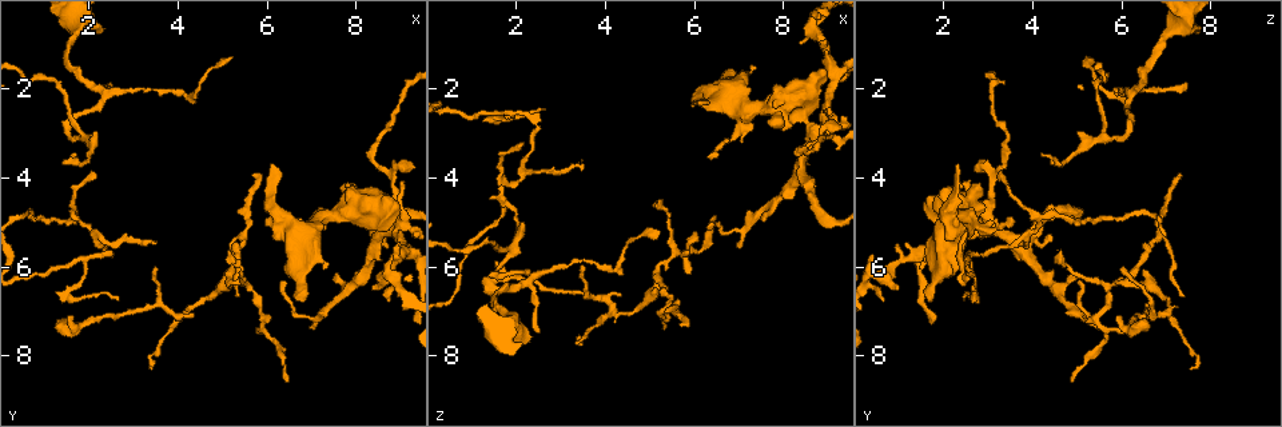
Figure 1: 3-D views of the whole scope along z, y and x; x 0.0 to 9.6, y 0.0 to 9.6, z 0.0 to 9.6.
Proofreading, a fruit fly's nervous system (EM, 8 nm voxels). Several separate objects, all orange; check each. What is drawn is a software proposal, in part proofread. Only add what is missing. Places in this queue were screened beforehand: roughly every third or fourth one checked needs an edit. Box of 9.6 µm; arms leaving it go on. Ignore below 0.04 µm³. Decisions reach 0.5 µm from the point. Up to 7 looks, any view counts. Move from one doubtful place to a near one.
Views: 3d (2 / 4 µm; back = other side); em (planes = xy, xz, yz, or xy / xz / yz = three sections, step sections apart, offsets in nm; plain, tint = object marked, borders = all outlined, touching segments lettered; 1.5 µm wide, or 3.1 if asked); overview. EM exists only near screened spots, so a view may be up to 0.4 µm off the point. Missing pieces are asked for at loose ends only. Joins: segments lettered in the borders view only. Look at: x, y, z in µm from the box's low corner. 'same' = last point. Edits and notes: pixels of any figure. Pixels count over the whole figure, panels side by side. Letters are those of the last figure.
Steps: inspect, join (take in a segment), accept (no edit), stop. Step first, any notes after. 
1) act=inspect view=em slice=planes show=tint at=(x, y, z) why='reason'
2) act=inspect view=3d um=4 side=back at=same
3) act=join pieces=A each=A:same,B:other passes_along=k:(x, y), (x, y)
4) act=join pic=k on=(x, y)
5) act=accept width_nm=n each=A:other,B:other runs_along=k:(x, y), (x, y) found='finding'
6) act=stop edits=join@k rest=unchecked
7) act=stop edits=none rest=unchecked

act=inspect view=3d um=2 at=(3.50, 5.50, 3.75) why='an open end'

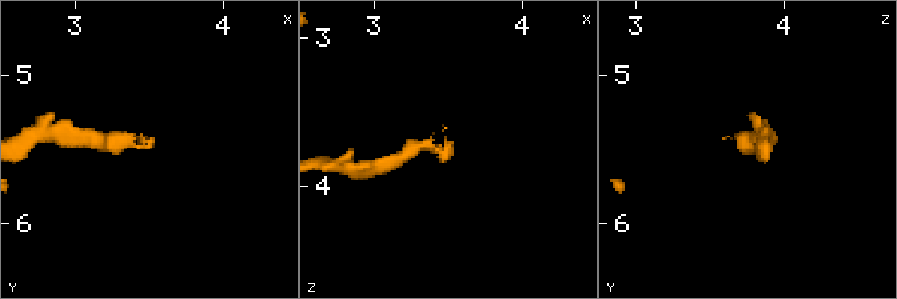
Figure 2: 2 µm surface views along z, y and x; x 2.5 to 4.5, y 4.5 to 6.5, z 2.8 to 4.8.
act=inspect view=em slice=yz step=8 show=tint at=(3.50, 5.46, 3.82) why='need the tissue'

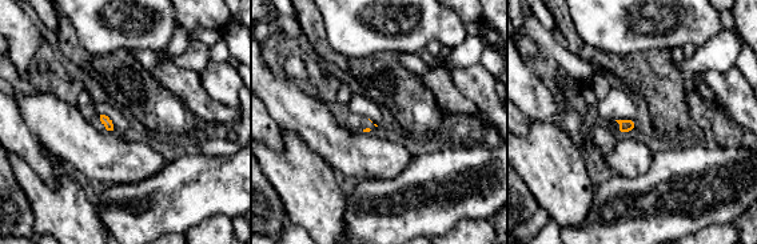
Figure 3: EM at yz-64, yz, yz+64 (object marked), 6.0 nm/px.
act=inspect view=em slice=planes show=borders at=same

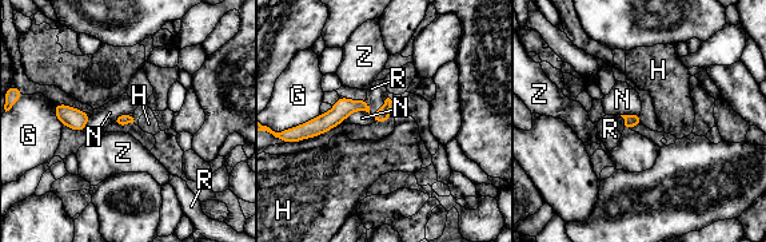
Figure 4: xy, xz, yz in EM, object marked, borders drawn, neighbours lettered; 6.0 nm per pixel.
act=join pieces=R each=G:other,H:other,N:other,R:same,Z:other passes_along=4:(382, 114), (383, 106), (376, 94) found='it goes on there'

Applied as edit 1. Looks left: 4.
act=inspect view=overview

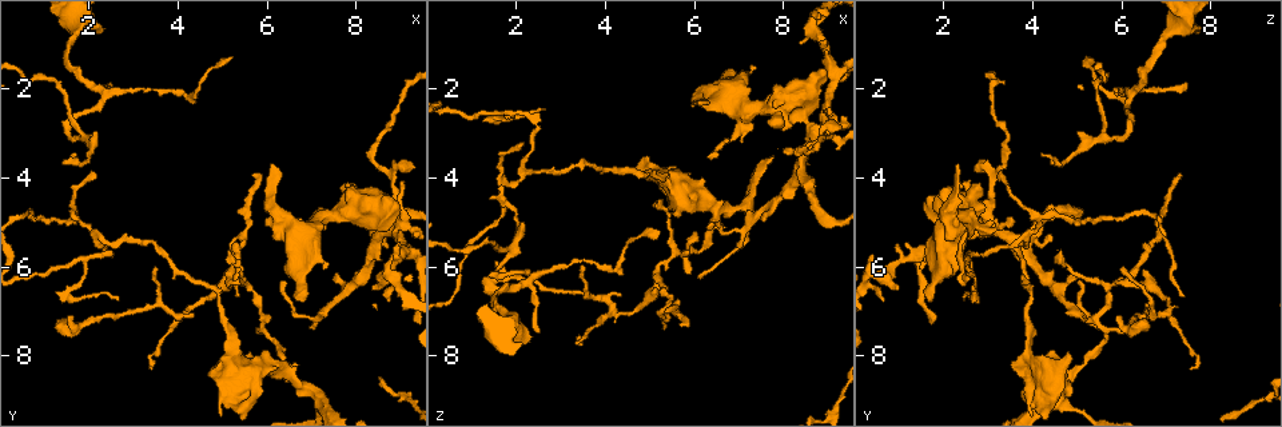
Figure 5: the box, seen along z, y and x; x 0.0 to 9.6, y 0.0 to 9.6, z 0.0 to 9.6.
act=inspect view=em slice=xy step=8 show=borders at=(6.45, 6.35, 5.05) why='free end'

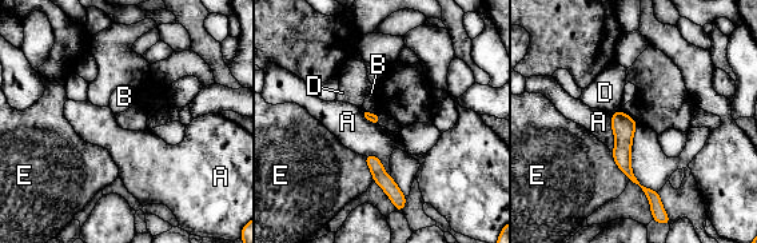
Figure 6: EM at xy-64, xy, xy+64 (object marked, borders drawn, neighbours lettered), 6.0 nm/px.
act=accept each=A:other,B:other,D:other,E:other border=6:(610, 152), (616, 166), (629, 180) found='none of them fits'

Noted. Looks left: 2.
act=inspect view=3d um=2 at=(6.90, 6.75, 1.75) why='free end'

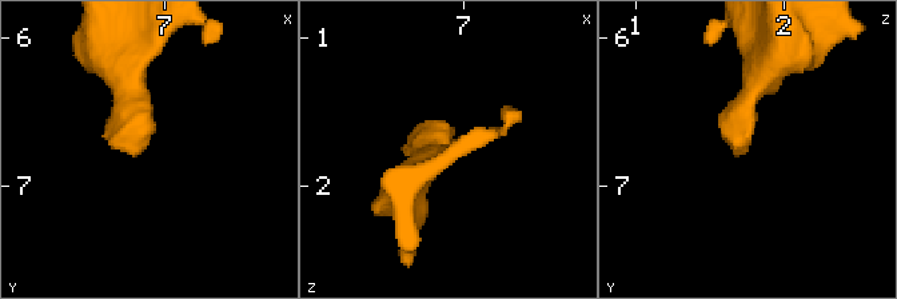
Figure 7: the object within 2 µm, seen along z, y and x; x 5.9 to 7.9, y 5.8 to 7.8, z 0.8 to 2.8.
act=inspect view=em slice=planes show=borders at=(6.84, 6.80, 1.68) why='need the tissue'

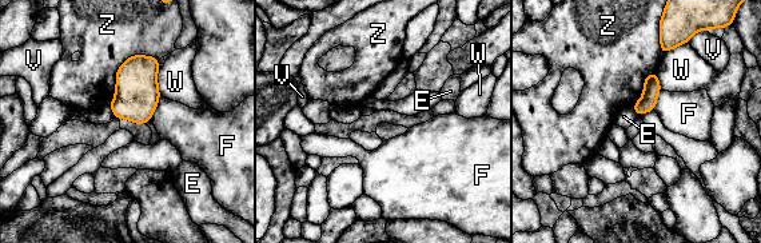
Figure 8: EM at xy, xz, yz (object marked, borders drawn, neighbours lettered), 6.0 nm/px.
act=accept each=E:other,F:other,V:other,W:other,Z:other border=8:(160, 98), (150, 119) found='none of them fits'

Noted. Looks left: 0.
act=stop edits=join@4 rest=unchecked

